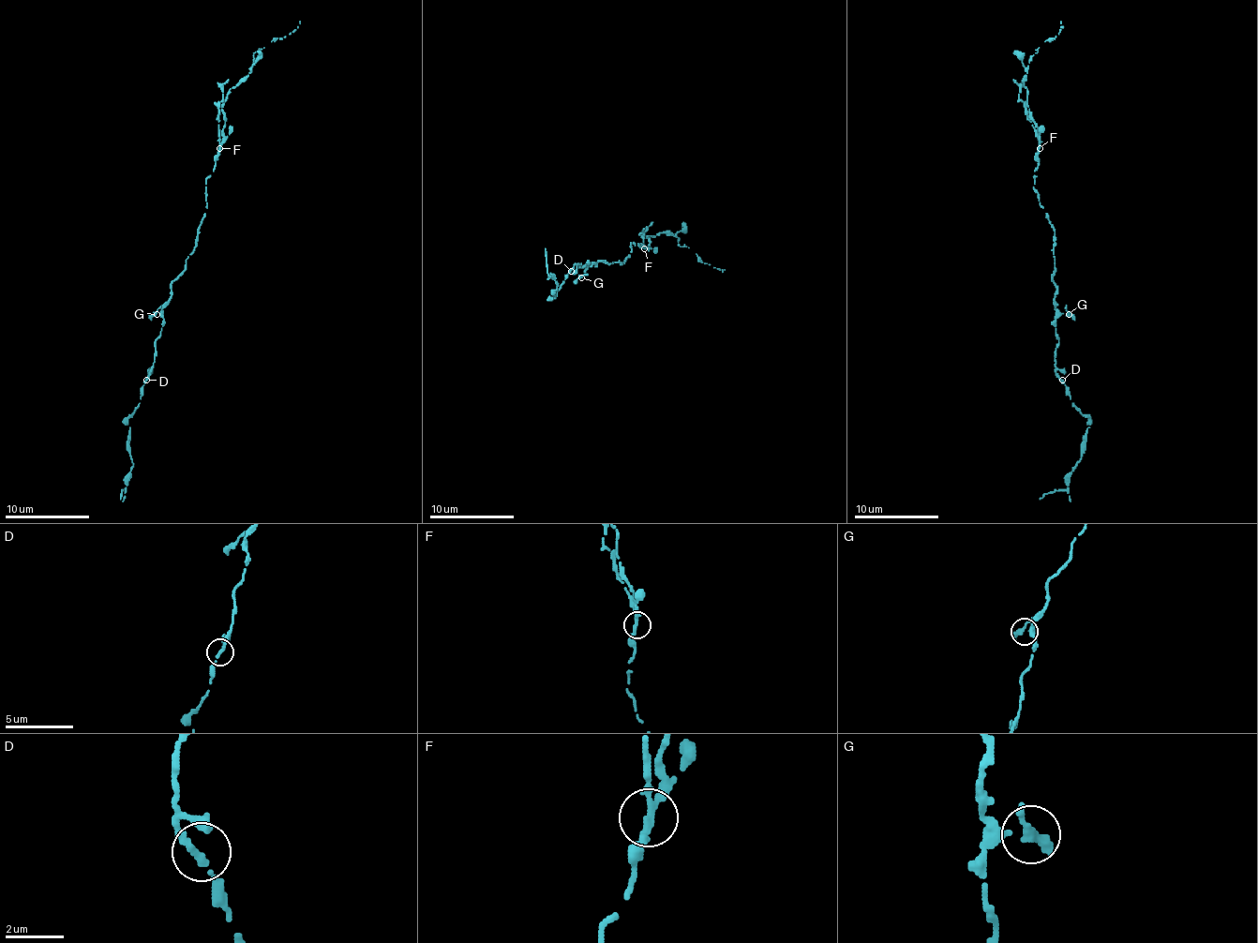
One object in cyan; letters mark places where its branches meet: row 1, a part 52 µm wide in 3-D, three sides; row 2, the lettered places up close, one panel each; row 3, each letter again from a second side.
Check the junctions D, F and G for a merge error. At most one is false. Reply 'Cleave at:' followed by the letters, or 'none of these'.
Cleave at: F

